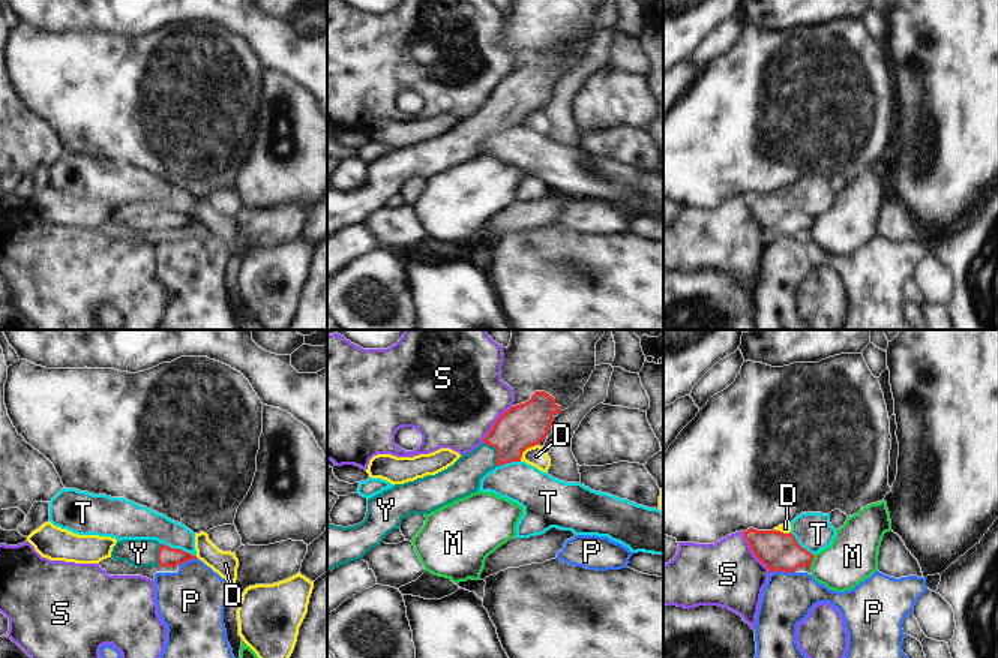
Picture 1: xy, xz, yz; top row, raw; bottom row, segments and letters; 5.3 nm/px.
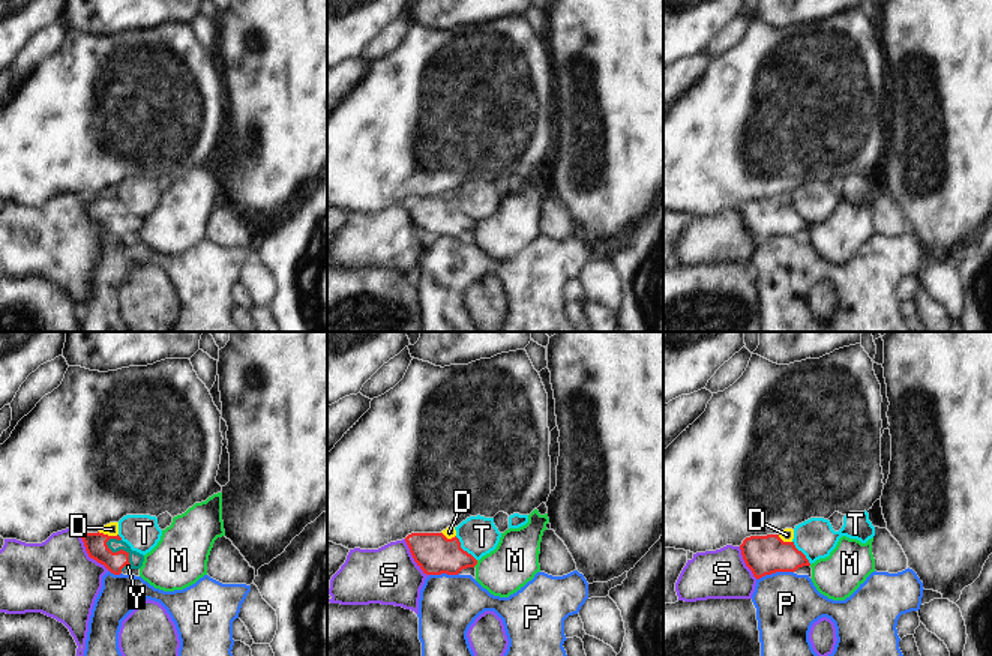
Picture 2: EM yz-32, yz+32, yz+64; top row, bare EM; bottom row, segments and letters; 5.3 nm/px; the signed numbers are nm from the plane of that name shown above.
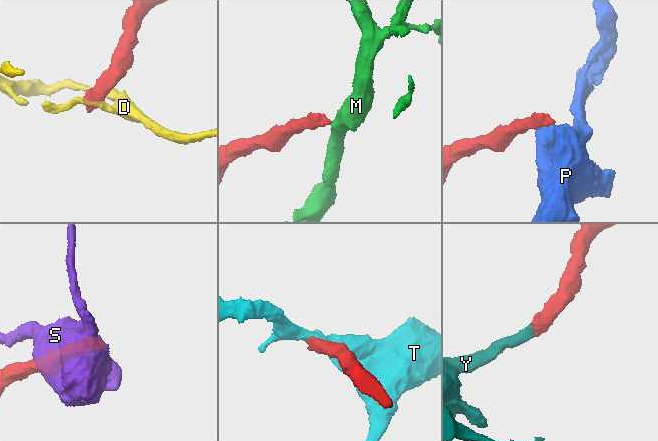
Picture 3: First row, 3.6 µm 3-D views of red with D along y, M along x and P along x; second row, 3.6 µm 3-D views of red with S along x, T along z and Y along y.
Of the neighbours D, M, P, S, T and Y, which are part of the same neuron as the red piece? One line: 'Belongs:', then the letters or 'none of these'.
Belongs: Y

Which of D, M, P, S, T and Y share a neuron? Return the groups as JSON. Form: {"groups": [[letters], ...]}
{"groups": [["D"], ["M"], ["P"], ["S"], ["T"], ["Y"]]}

